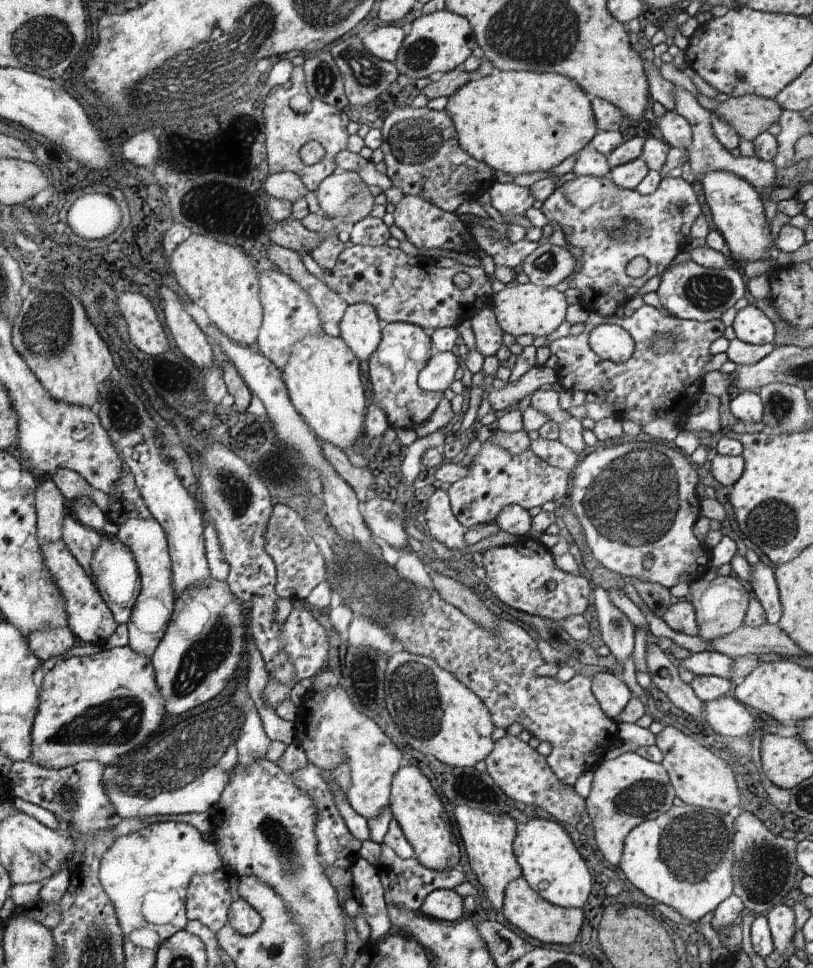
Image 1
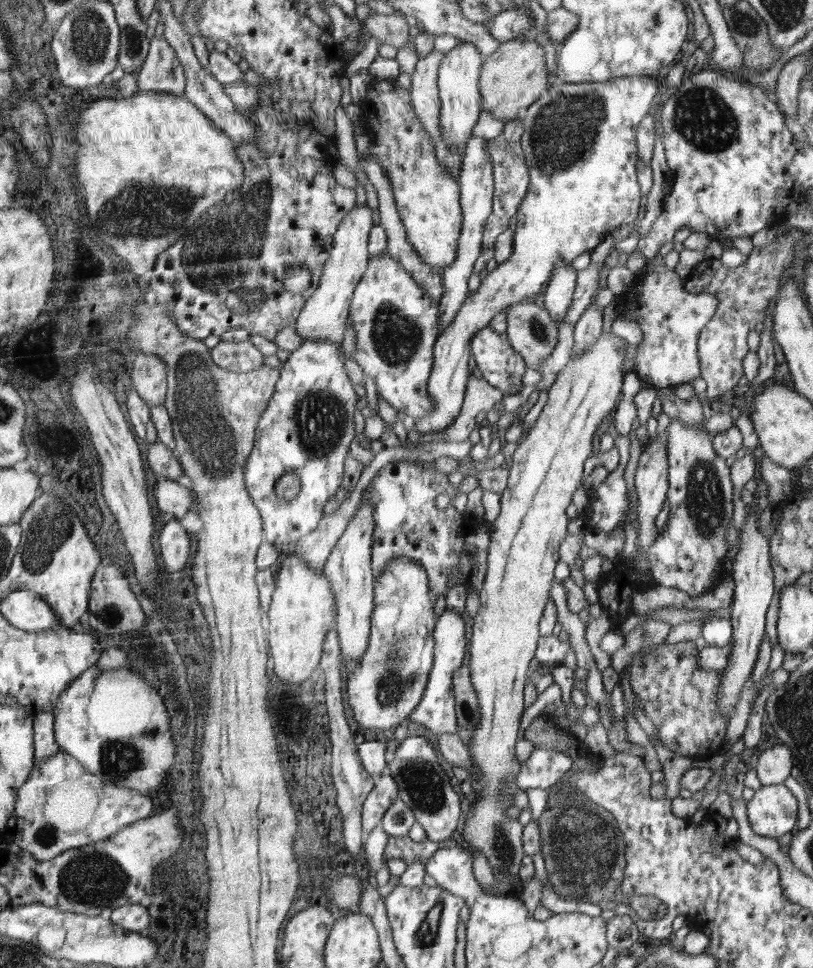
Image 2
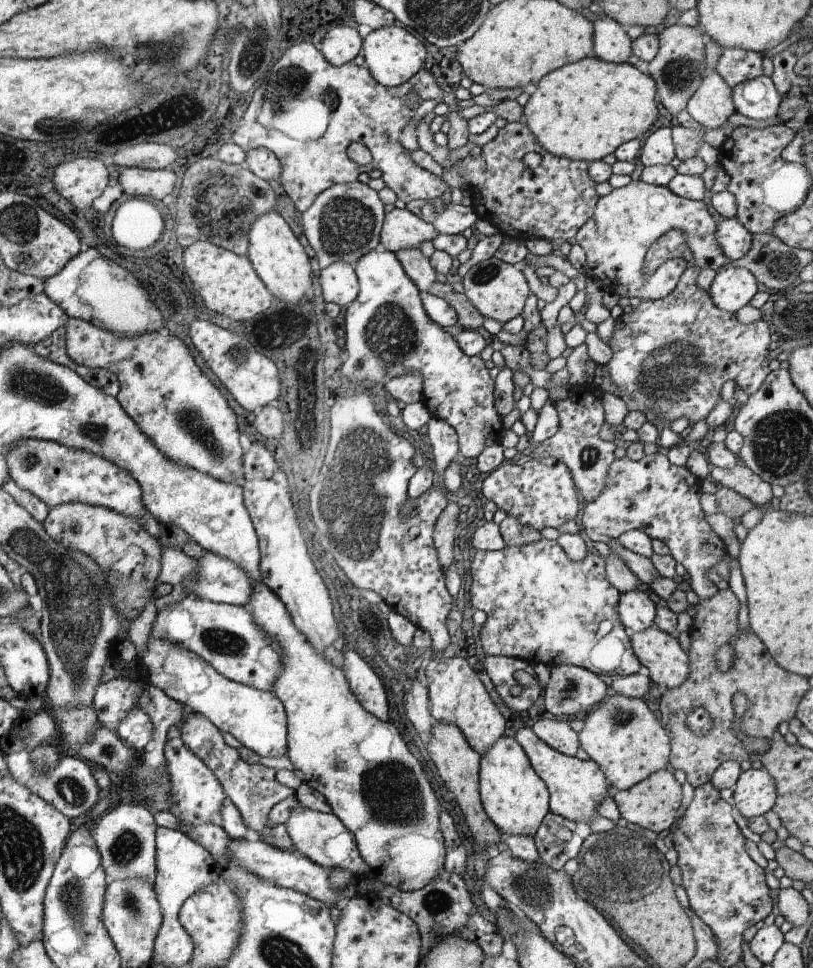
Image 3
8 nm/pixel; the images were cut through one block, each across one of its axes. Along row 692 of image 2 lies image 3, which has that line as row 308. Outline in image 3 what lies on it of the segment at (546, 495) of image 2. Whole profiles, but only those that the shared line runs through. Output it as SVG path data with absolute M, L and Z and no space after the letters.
M492 256L472 265L461 280L464 294L486 318L493 318L505 325L509 320L523 314L522 310L530 290L524 280L524 273L512 264Z

